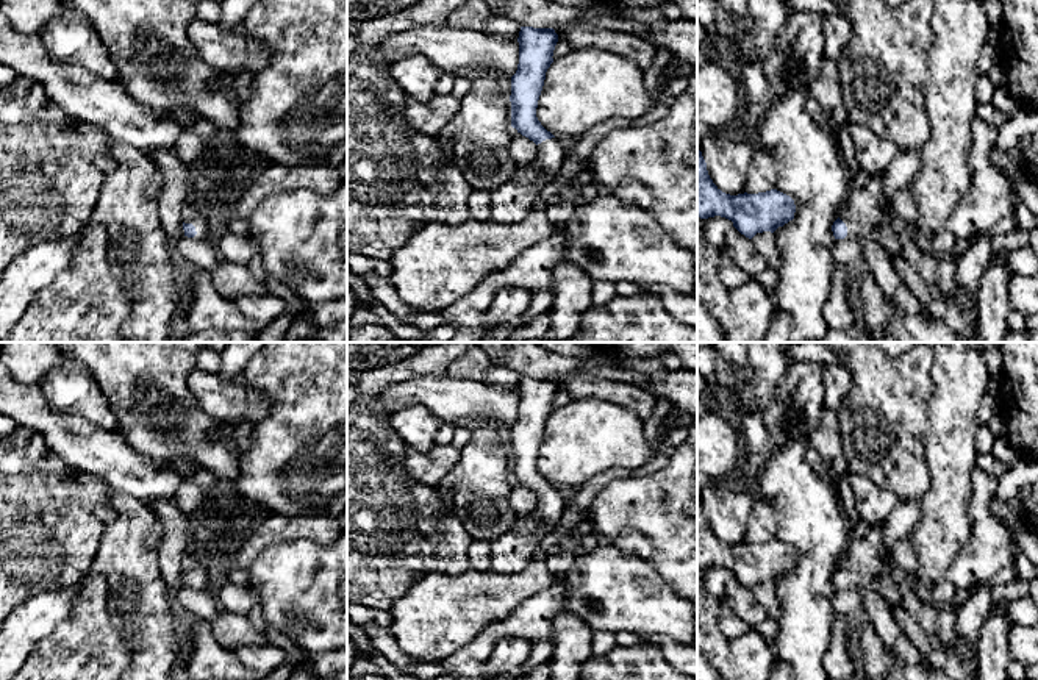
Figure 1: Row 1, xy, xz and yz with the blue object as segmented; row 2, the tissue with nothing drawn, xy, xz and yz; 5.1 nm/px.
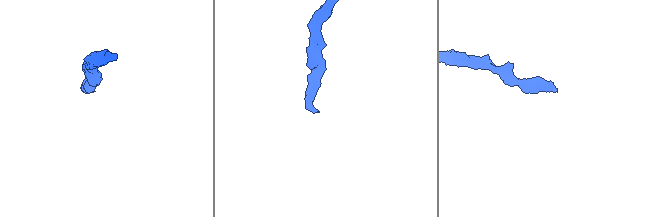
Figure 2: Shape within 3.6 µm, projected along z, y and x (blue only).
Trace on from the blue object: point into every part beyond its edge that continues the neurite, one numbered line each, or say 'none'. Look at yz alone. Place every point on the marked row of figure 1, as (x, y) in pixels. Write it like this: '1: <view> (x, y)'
1: yz (866, 214)

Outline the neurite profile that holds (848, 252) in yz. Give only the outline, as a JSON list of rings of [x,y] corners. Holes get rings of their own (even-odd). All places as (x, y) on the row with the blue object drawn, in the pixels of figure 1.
[[[836,239],[833,252],[835,261],[850,270],[863,264],[864,250],[857,239]]]

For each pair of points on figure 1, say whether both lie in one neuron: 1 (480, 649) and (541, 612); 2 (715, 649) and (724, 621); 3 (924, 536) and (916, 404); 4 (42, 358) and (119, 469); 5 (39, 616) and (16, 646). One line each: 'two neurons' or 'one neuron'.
1: one neuron
2: two neurons
3: two neurons
4: two neurons
5: one neuron

